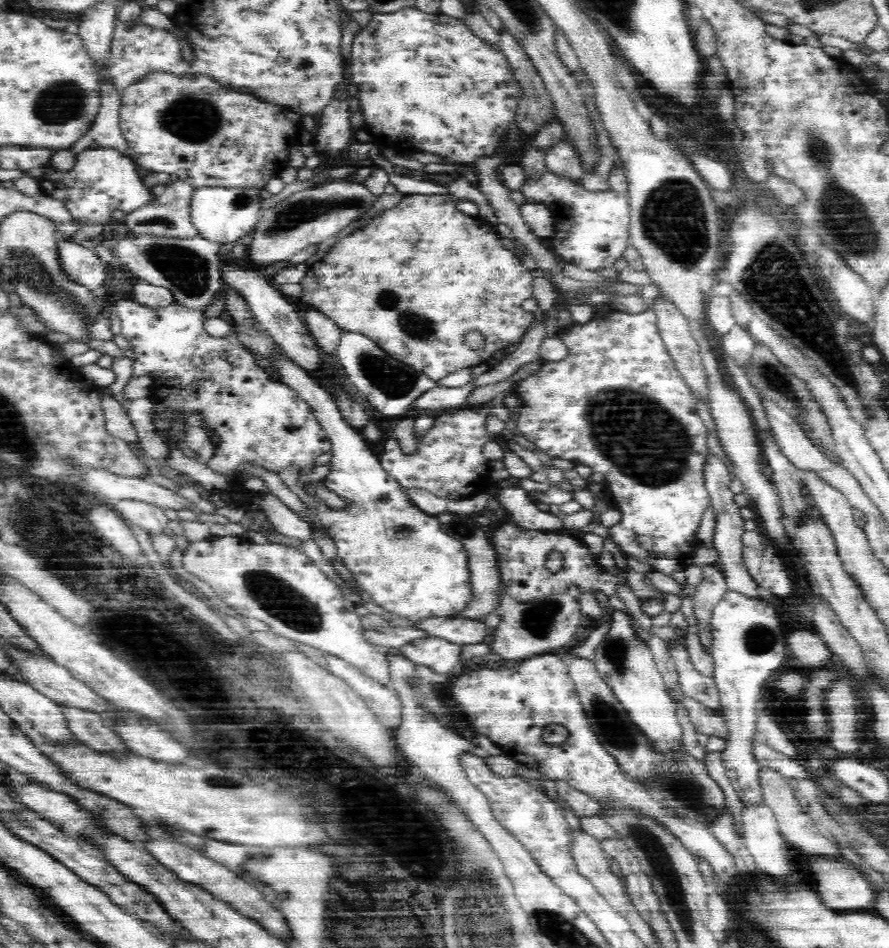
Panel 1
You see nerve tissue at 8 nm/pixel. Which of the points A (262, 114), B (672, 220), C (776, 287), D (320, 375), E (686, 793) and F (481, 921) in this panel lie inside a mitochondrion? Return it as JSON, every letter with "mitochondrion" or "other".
{"A":"other","B":"mitochondrion","C":"mitochondrion","D":"other","E":"mitochondrion","F":"mitochondrion"}

